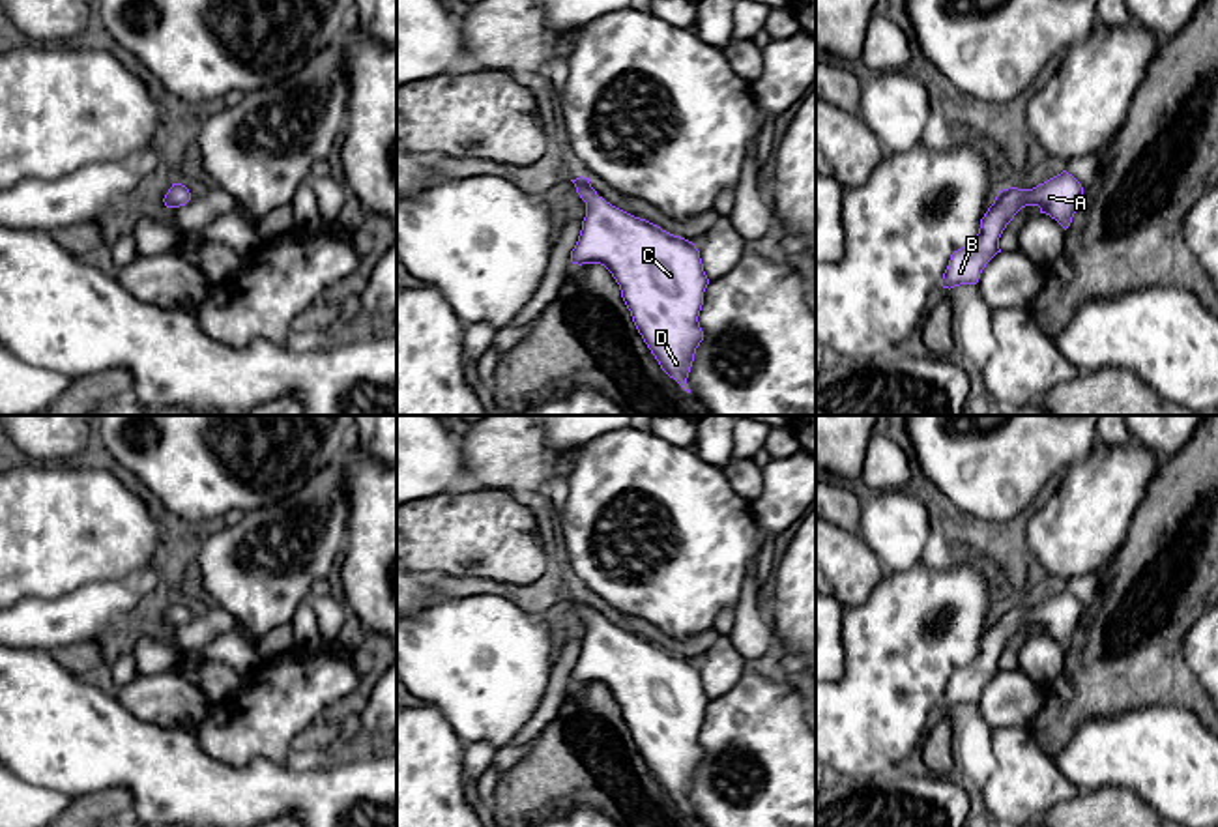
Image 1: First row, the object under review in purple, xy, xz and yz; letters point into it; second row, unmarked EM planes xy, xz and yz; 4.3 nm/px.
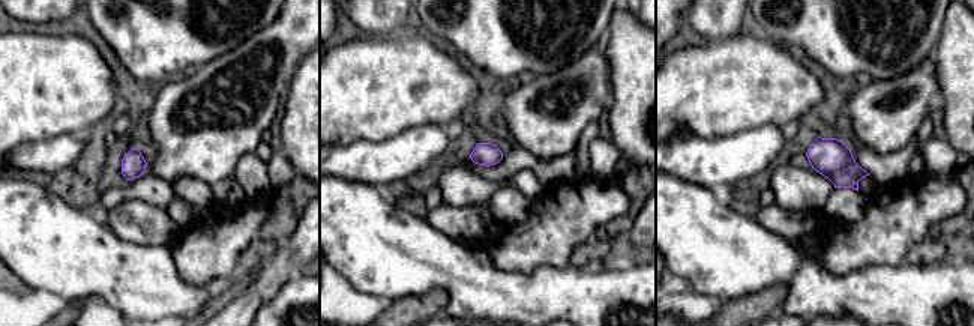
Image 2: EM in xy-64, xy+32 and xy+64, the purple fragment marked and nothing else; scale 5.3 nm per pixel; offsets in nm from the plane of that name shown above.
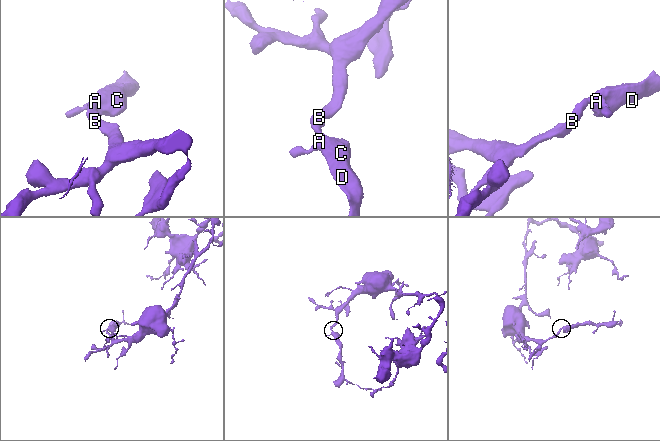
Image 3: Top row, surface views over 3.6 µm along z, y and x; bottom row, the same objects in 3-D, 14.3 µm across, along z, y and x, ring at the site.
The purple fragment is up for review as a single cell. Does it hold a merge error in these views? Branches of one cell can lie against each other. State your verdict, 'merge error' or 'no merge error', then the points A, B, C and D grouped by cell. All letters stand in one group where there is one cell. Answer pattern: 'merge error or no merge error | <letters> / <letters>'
no merge error | A B C D

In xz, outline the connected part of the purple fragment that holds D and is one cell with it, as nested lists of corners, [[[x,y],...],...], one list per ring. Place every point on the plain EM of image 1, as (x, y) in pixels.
[[[580,595],[571,601],[586,621],[586,636],[578,660],[571,670],[571,681],[578,685],[601,683],[612,692],[638,752],[660,788],[690,812],[687,797],[696,767],[703,760],[698,735],[709,704],[700,670],[692,660],[612,625],[597,614],[589,597]]]

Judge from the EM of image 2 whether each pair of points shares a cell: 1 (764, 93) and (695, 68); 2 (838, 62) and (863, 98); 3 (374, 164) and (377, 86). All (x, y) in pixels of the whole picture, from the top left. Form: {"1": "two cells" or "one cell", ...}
{"1": "one cell", "2": "two cells", "3": "two cells"}

